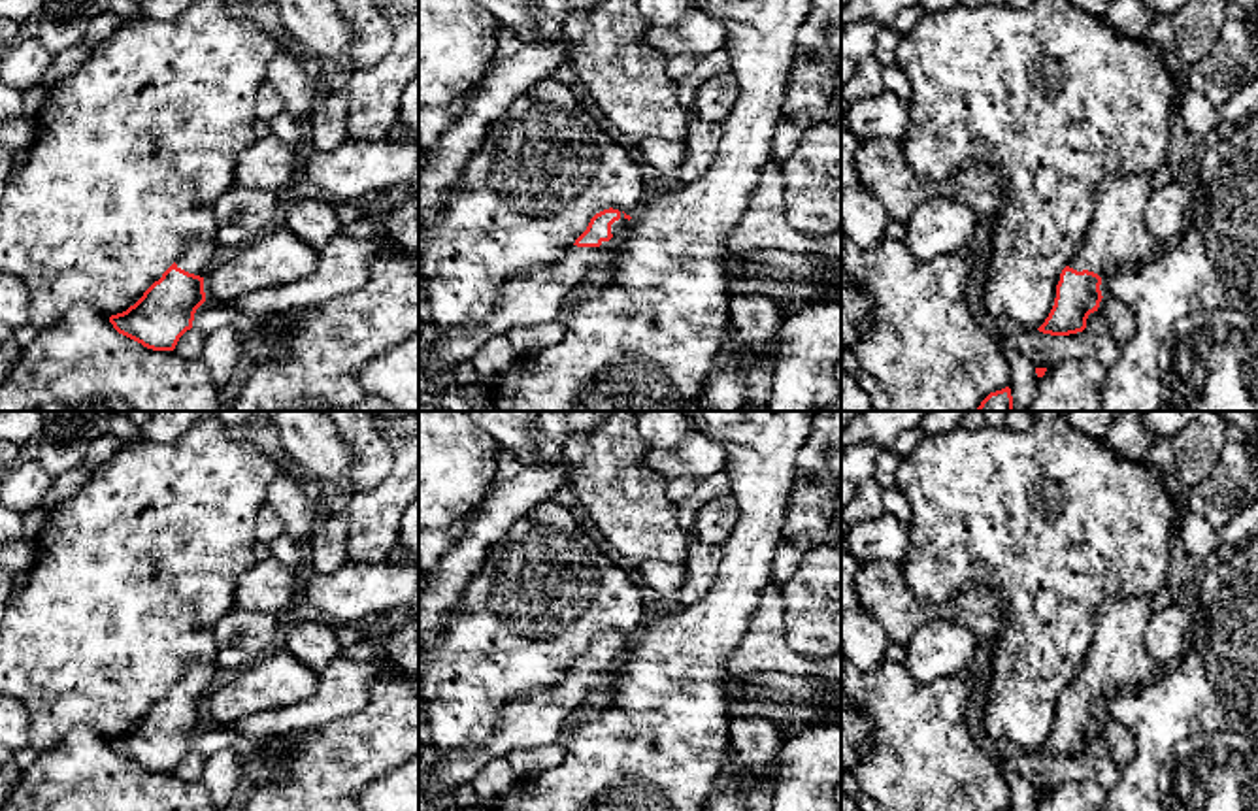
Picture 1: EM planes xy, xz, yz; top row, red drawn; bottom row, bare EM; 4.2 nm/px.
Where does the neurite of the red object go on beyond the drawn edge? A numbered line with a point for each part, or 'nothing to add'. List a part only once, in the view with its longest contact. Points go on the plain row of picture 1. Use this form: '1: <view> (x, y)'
1: xz (534, 719)

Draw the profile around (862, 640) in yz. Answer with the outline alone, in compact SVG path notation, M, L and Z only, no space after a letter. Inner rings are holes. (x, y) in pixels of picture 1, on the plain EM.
M862 607L841 615L841 653L852 666L864 671L879 668L886 645L888 637L881 624Z

